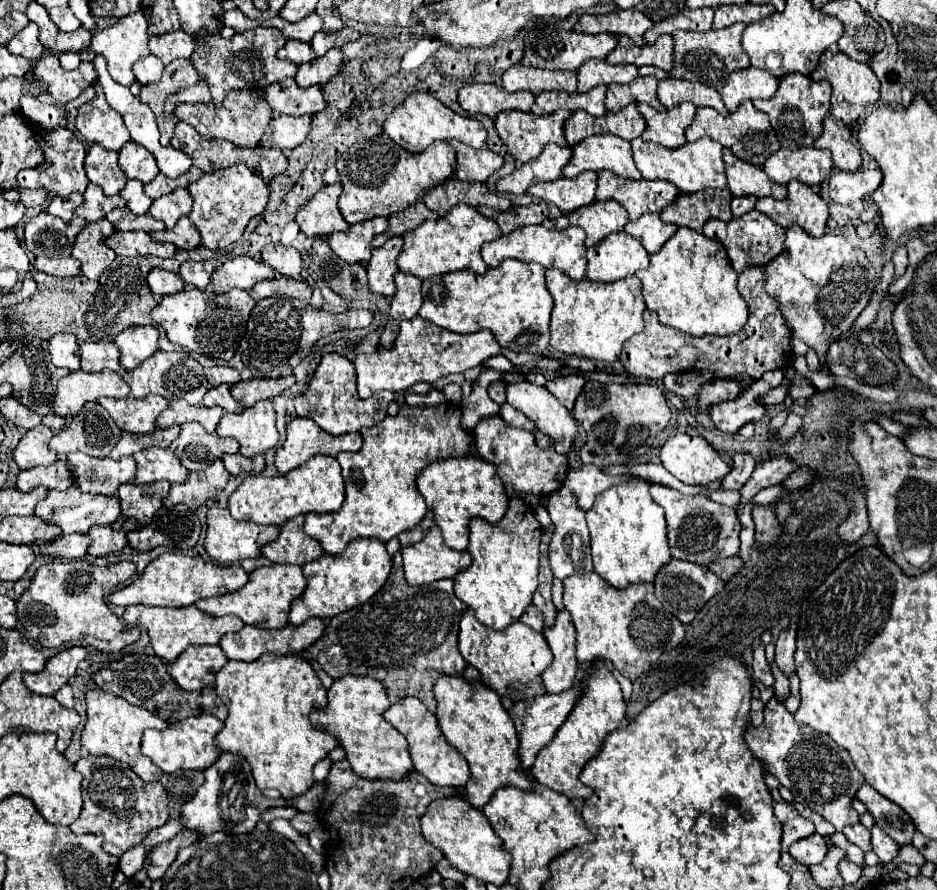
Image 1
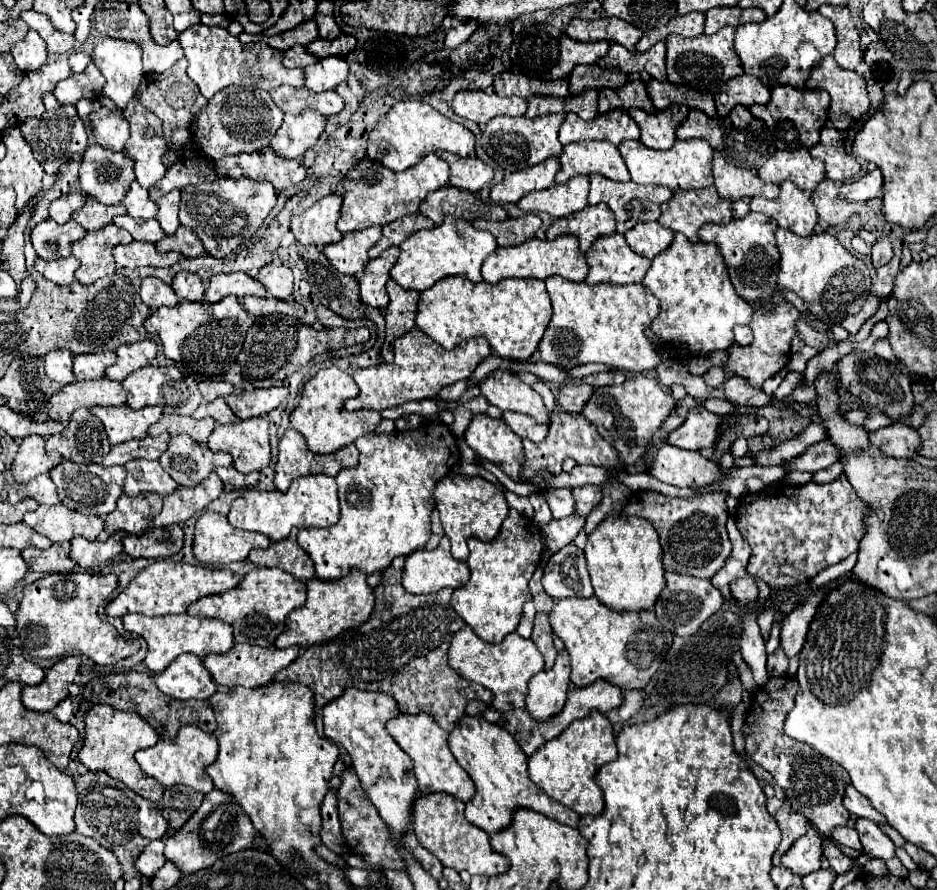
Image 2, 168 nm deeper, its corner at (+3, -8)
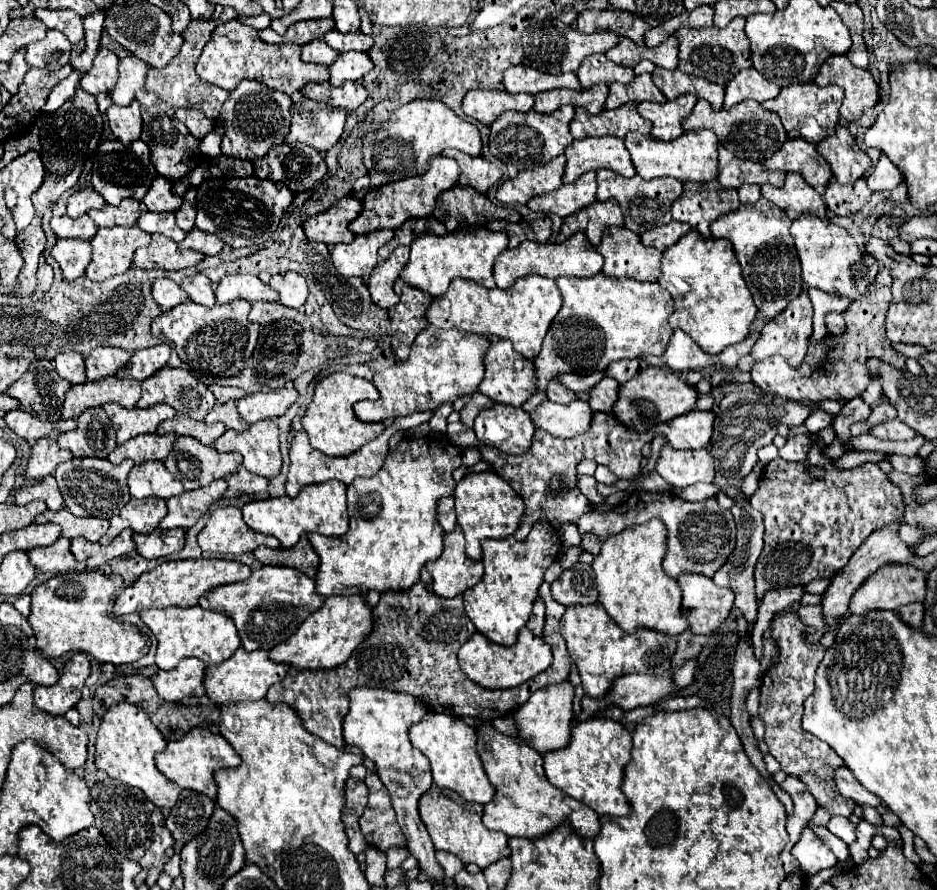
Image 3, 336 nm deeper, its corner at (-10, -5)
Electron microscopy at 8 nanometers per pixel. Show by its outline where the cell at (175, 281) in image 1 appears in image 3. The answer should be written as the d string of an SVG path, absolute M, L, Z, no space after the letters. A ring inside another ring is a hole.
M157 279L153 283L153 299L159 303L159 307L163 311L169 311L175 305L181 305L181 303L189 301L185 291L181 291L181 287L171 279Z

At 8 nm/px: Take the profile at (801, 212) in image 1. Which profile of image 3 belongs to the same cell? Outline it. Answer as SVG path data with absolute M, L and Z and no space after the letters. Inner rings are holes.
M787 173L783 187L773 187L769 183L761 185L761 195L785 209L791 219L797 219L803 213L815 213L821 221L827 221L827 207L821 195L809 187L799 173Z

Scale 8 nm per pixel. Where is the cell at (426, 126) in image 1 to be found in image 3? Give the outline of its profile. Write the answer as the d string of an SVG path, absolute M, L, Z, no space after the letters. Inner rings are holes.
M421 99L399 107L393 111L389 123L383 129L367 133L363 139L363 165L371 179L371 189L379 189L405 177L421 175L421 171L429 167L429 161L447 147L477 157L481 153L479 129L473 123L457 117L441 101Z

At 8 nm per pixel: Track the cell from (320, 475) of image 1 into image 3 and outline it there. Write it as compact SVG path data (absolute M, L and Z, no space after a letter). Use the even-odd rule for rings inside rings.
M327 481L321 485L307 485L293 499L285 495L285 497L275 497L275 499L251 501L243 505L243 521L257 533L277 537L283 549L291 549L293 545L297 545L303 533L343 537L349 531L345 491L347 491L347 485L341 485L341 481Z

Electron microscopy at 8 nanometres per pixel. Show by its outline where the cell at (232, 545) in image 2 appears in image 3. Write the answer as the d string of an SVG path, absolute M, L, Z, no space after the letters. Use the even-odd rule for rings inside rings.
M235 505L217 507L199 533L197 541L203 551L221 555L253 553L261 545L271 549L279 547L279 541L275 537L249 529L241 517L241 509Z

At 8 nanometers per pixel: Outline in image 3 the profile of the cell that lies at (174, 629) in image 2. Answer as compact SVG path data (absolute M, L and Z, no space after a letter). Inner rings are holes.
M199 605L195 607L167 607L167 609L145 609L141 619L155 633L159 645L155 653L155 663L159 669L173 669L185 657L197 657L205 665L219 665L227 661L239 649L239 635L231 617L215 611L205 611Z

